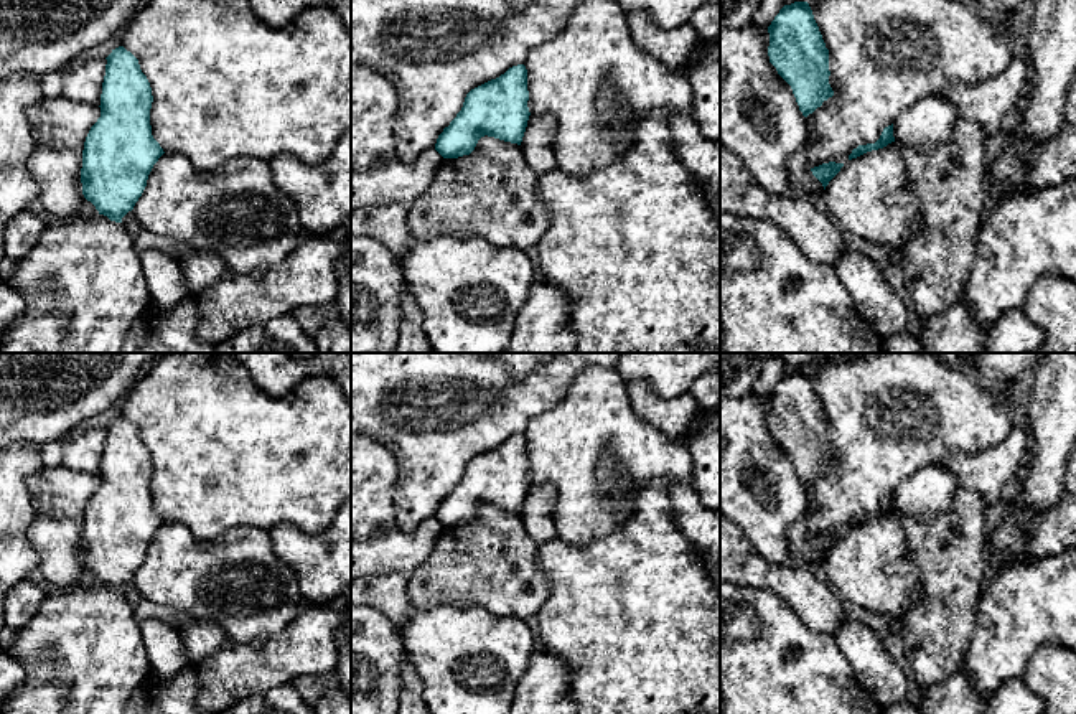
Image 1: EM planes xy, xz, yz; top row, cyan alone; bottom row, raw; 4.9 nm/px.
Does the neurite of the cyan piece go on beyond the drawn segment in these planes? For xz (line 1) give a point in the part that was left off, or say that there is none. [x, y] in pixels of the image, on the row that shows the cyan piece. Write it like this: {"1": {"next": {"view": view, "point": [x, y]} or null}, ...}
{"1": {"next": null}}

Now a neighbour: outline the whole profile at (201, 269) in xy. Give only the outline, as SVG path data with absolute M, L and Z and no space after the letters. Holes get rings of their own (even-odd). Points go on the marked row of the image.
M189 249L189 252L178 262L193 297L229 274L224 261L213 252Z

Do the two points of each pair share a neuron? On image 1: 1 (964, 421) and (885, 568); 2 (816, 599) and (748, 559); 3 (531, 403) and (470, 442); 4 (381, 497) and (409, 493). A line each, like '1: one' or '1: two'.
1: two
2: one
3: one
4: two

